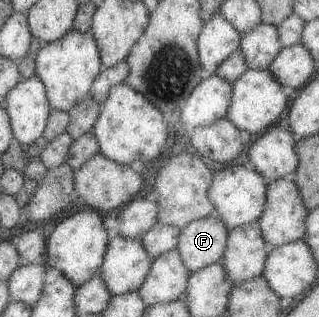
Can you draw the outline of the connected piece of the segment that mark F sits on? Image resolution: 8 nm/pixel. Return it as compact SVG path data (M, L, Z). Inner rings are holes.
M213 214L190 221L180 229L175 249L189 273L219 261L228 231Z

